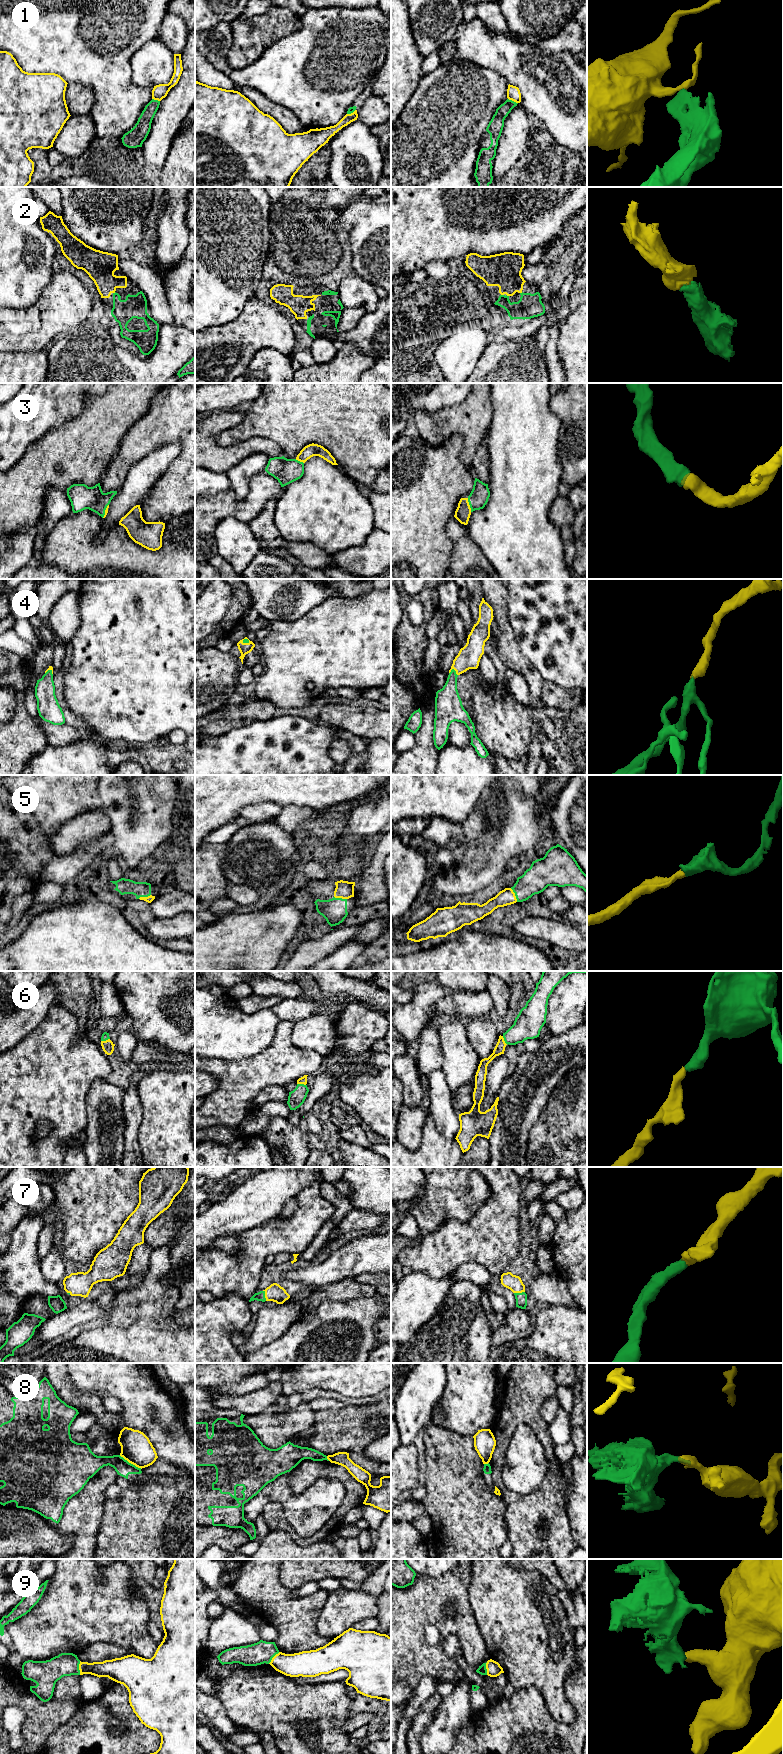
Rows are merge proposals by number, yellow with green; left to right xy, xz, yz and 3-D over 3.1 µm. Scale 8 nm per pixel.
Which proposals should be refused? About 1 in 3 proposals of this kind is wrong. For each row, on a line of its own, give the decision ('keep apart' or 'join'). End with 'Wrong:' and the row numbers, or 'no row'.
1: keep apart
2: join
3: join
4: join
5: join
6: join
7: join
8: keep apart
9: join
Wrong: 1, 8

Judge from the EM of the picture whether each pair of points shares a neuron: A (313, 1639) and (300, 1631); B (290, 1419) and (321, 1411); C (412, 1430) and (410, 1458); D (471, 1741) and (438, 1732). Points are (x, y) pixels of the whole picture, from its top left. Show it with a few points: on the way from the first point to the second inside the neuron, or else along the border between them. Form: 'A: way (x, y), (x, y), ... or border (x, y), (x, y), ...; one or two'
A: way (310, 1639), (303, 1634); one
B: border (309, 1403), (314, 1414), (313, 1424); two
C: border (412, 1442), (407, 1445), (401, 1444); two
D: border (470, 1717), (458, 1731), (455, 1743); two

